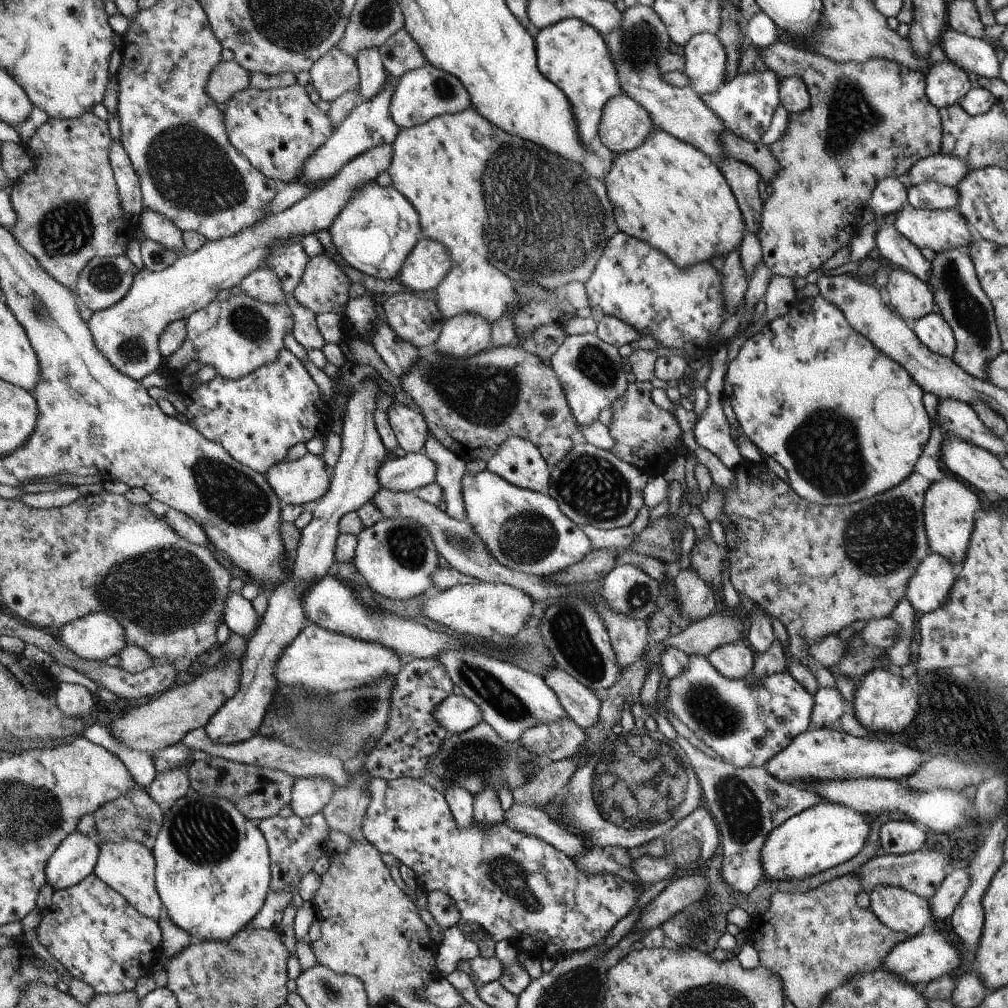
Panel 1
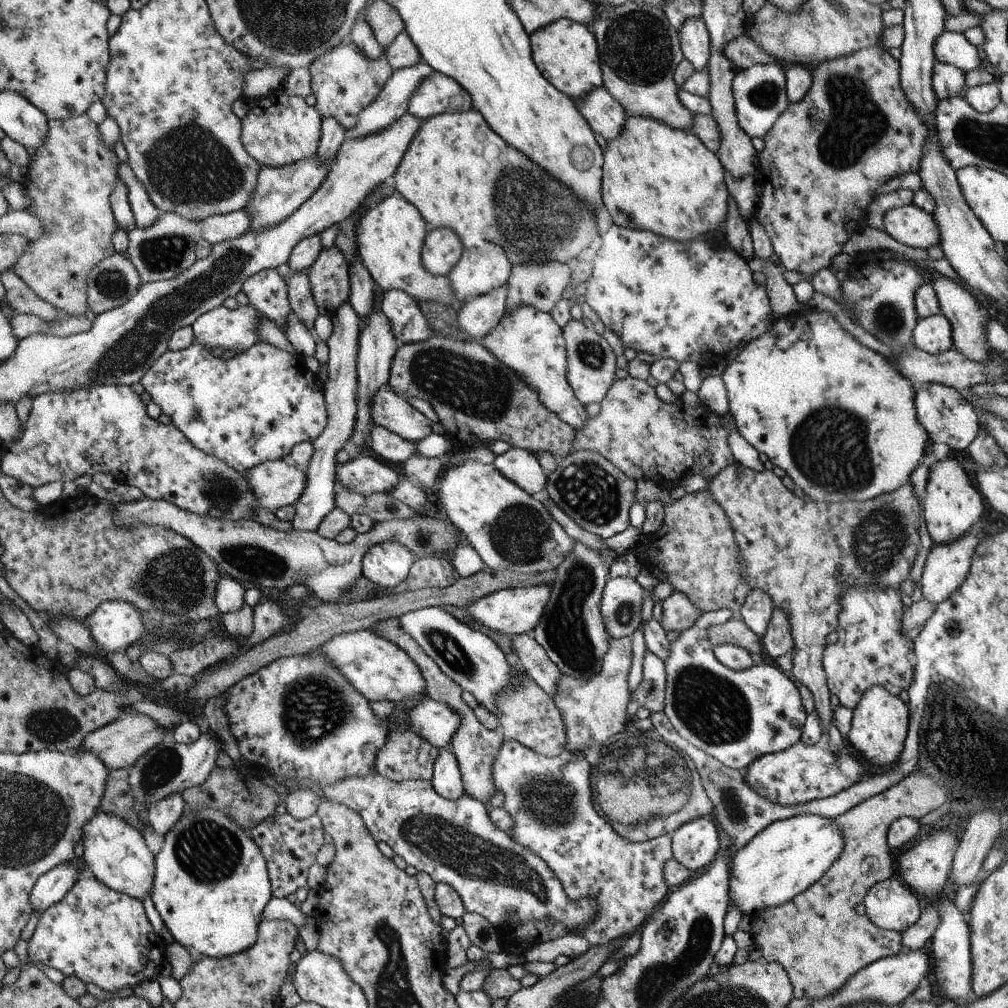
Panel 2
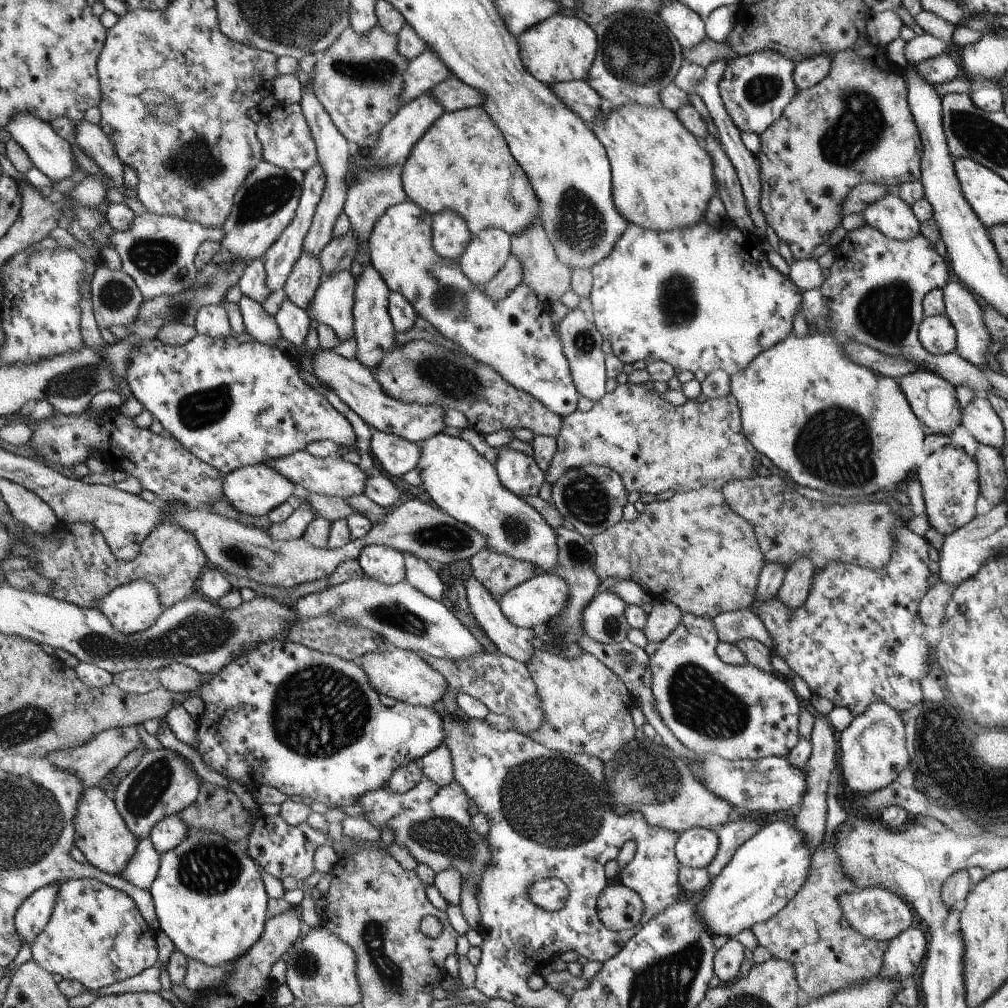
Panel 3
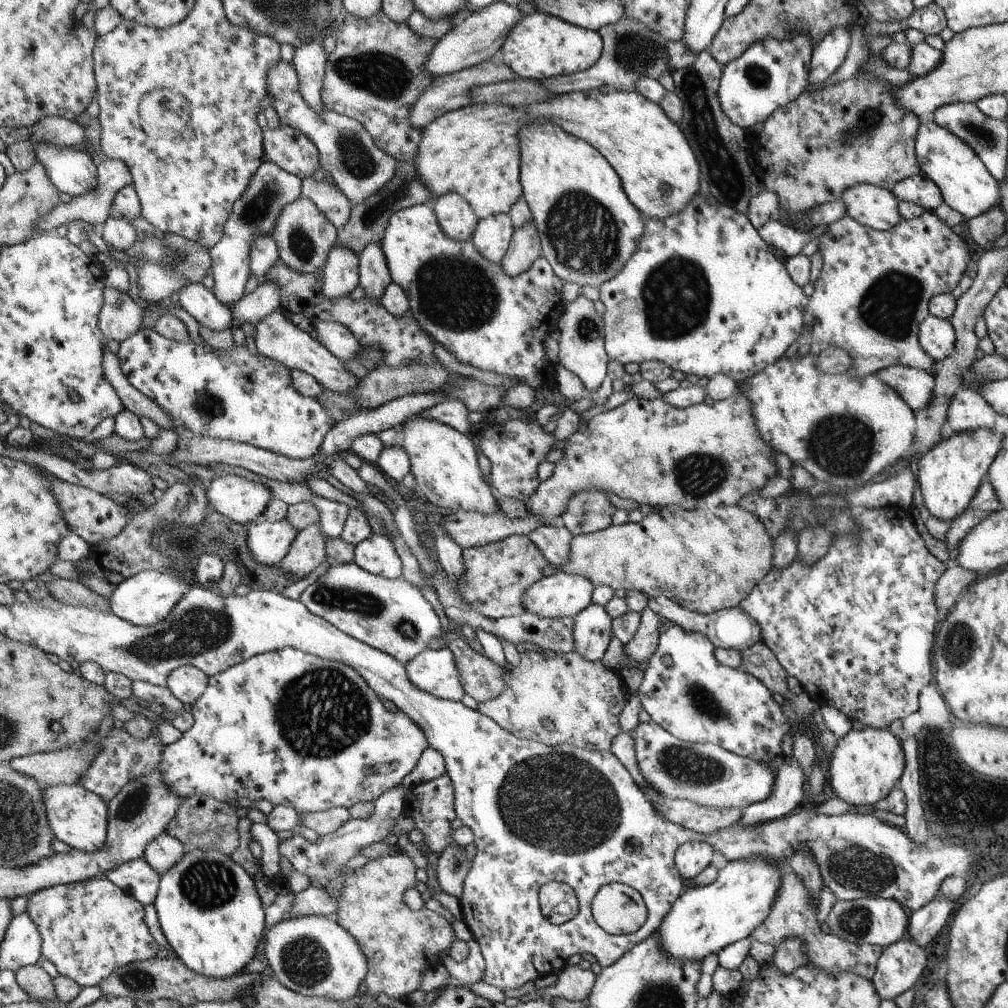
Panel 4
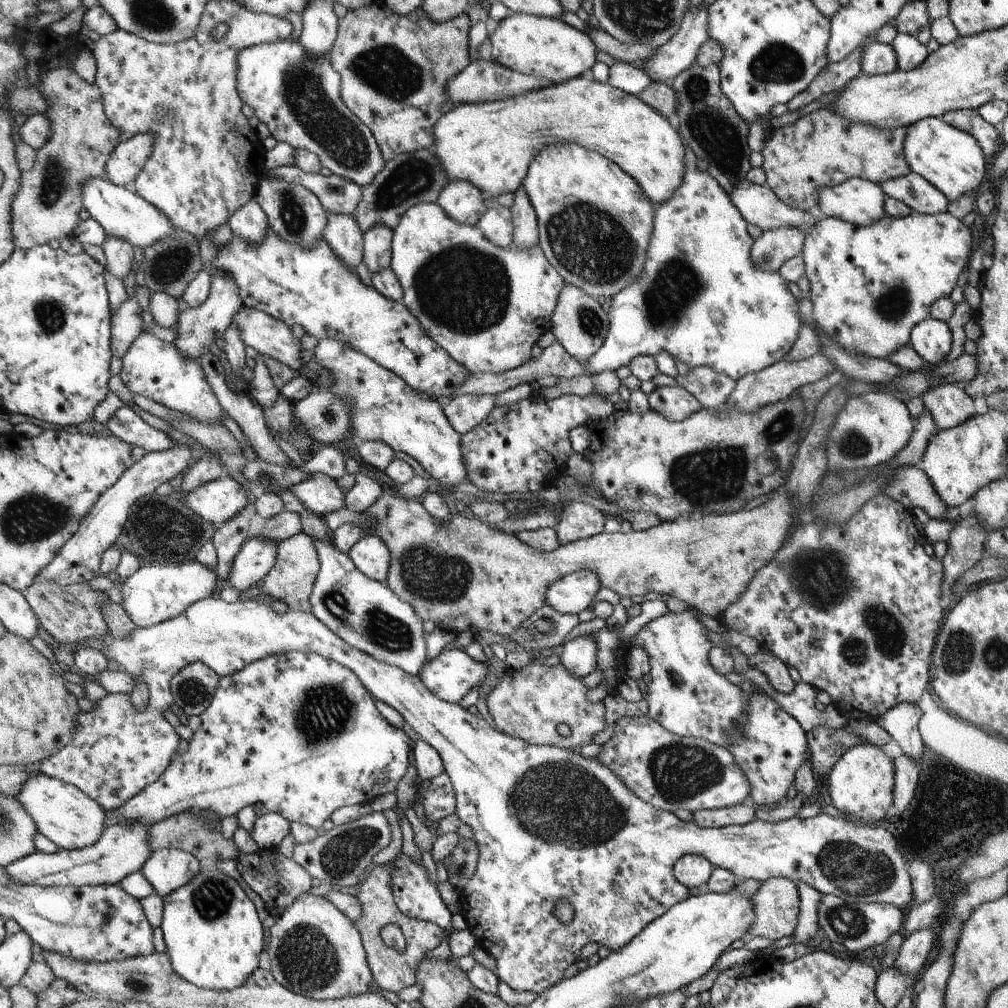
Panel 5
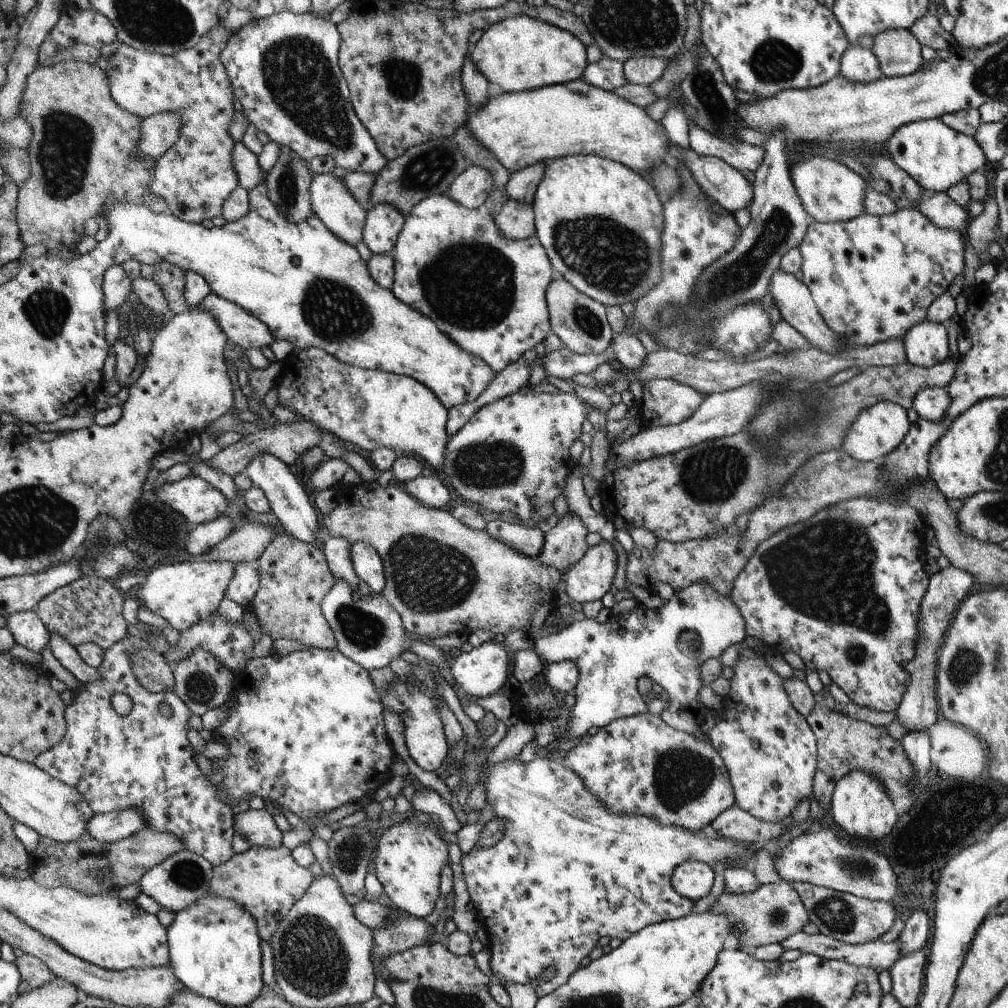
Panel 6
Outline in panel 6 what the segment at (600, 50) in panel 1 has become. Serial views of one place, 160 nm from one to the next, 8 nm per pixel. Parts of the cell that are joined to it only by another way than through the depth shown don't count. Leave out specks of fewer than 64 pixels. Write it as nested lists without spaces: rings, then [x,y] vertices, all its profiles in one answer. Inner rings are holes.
[[[521,13],[492,24],[473,39],[470,56],[474,66],[488,82],[498,84],[504,92],[523,92],[549,85],[567,84],[583,78],[586,48],[570,31]]]

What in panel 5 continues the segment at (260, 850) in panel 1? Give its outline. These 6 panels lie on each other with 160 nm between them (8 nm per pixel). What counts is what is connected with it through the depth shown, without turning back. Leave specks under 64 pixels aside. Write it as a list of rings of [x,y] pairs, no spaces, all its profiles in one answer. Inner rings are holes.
[[[204,870],[200,878],[164,897],[160,927],[176,974],[203,989],[231,991],[241,987],[258,968],[262,946],[267,945],[254,902],[238,881],[220,870]]]

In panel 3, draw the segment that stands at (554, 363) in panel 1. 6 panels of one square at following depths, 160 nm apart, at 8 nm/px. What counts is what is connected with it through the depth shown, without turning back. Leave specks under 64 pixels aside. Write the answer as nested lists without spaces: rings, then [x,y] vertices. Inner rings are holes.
[[[572,307],[562,322],[560,340],[563,343],[564,354],[570,363],[571,377],[574,379],[576,390],[580,396],[586,396],[594,402],[599,401],[606,394],[606,370],[604,370],[604,354],[602,354],[602,337],[595,322],[590,322],[584,312],[578,307]]]

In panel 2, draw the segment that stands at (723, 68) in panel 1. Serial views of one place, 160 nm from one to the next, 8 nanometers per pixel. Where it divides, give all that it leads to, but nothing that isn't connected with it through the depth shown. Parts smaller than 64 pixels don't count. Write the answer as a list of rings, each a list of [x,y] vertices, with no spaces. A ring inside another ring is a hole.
[[[688,17],[679,28],[679,41],[683,58],[694,65],[695,72],[708,66],[712,42],[703,17]]]

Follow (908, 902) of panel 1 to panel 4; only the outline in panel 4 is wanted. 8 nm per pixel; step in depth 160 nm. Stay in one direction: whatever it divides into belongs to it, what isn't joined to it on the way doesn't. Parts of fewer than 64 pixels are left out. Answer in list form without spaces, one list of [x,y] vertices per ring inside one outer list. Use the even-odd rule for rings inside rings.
[[[866,897],[851,901],[836,901],[826,922],[830,933],[854,944],[878,945],[887,948],[908,936],[909,916],[904,907],[892,899]]]

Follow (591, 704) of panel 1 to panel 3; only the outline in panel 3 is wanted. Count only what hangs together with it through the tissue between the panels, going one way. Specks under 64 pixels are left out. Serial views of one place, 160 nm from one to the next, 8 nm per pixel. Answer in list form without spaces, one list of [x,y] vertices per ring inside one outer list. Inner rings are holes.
[[[468,559],[449,564],[449,569],[455,580],[460,580],[460,582],[464,584],[469,610],[482,627],[482,630],[486,632],[486,636],[497,646],[498,652],[525,664],[528,660],[531,660],[534,650],[531,640],[536,636],[535,630],[514,626],[514,624],[508,620],[508,617],[504,616],[500,605],[492,598],[490,592],[486,590],[486,587],[480,581],[474,578]]]

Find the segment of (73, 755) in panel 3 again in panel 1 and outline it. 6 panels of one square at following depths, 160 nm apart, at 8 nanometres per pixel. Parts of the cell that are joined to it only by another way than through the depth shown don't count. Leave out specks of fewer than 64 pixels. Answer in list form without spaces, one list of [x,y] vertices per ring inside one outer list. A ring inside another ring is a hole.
[[[230,631],[227,642],[218,646],[218,650],[224,656],[219,665],[204,670],[203,675],[197,676],[192,682],[188,682],[184,686],[170,688],[168,691],[146,700],[142,705],[130,705],[123,716],[108,725],[110,736],[125,743],[128,748],[153,754],[154,750],[181,742],[181,738],[188,731],[205,727],[210,718],[239,689],[241,679],[239,661],[244,656],[246,643],[247,640],[243,636]]]

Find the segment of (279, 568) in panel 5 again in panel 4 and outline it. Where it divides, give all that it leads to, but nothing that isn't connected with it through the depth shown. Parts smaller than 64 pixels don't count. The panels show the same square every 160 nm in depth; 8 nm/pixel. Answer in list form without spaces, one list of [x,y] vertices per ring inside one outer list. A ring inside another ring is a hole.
[[[310,525],[299,530],[279,567],[288,572],[294,582],[307,577],[310,572],[329,560],[325,541],[319,525]]]

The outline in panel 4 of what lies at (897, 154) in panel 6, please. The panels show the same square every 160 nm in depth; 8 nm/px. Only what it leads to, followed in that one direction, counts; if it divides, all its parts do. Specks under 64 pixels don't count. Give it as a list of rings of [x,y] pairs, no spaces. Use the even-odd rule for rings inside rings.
[[[935,120],[919,124],[915,138],[915,157],[922,174],[940,189],[943,202],[960,212],[965,222],[993,206],[1001,206],[999,182],[988,172],[980,157],[967,142]]]

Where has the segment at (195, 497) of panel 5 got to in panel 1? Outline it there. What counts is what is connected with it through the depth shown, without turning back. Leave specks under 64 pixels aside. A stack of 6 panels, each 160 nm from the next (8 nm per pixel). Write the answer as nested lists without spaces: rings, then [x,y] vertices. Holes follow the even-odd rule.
[[[306,453],[298,460],[286,458],[265,472],[283,505],[310,507],[330,488],[331,469],[322,457]]]

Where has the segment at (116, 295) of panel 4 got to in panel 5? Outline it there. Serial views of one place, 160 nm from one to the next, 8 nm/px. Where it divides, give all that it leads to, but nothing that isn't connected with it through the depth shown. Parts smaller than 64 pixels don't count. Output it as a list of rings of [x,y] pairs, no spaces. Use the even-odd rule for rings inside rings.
[[[136,298],[128,299],[112,313],[112,354],[123,359],[136,338],[143,332],[142,309]]]

